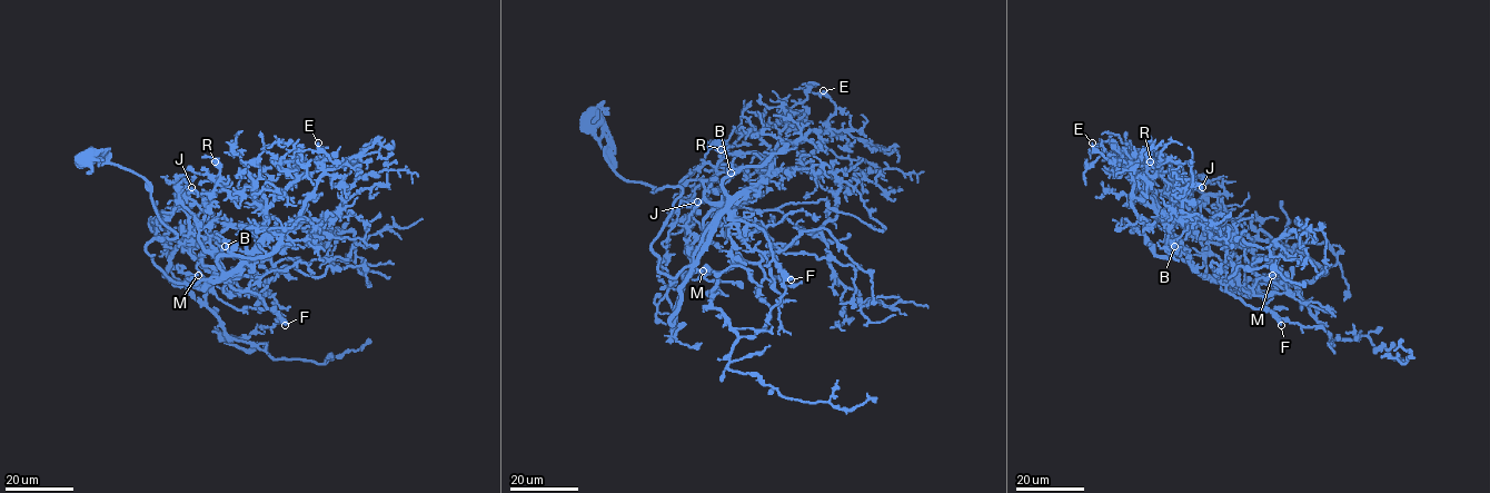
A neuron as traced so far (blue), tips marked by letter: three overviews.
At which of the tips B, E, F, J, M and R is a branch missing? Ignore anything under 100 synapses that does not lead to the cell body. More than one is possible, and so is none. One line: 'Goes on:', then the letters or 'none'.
Goes on: F

